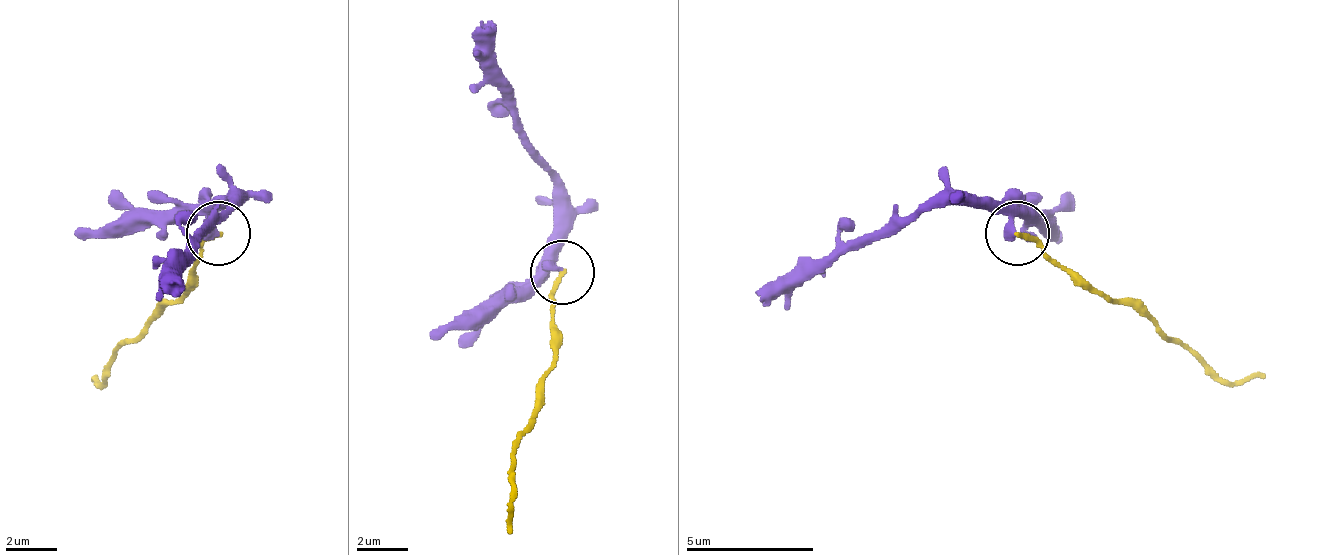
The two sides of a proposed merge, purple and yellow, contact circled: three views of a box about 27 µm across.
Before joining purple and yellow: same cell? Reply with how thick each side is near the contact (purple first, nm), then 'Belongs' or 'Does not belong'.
Thickness 400 nm (purple) against 180 nm. Does not belong

